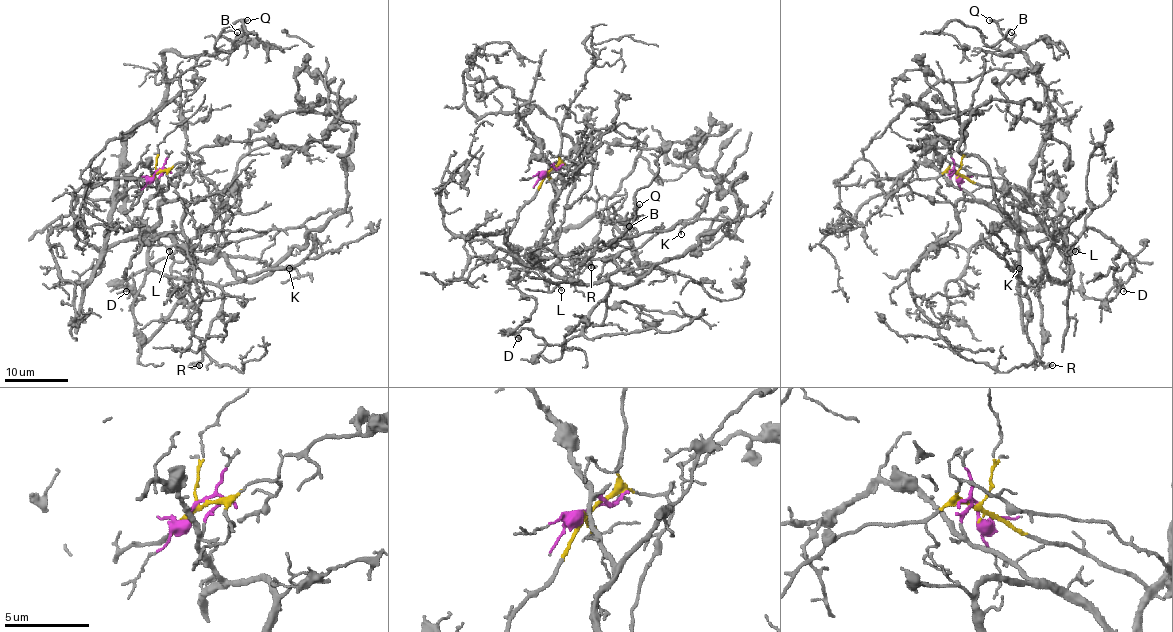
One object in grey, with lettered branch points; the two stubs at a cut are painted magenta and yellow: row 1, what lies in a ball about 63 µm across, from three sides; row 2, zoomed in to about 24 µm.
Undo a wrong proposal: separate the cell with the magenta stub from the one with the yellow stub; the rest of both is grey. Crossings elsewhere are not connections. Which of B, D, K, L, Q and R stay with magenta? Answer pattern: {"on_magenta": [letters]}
{"on_magenta": ["D", "K", "L", "R"]}

